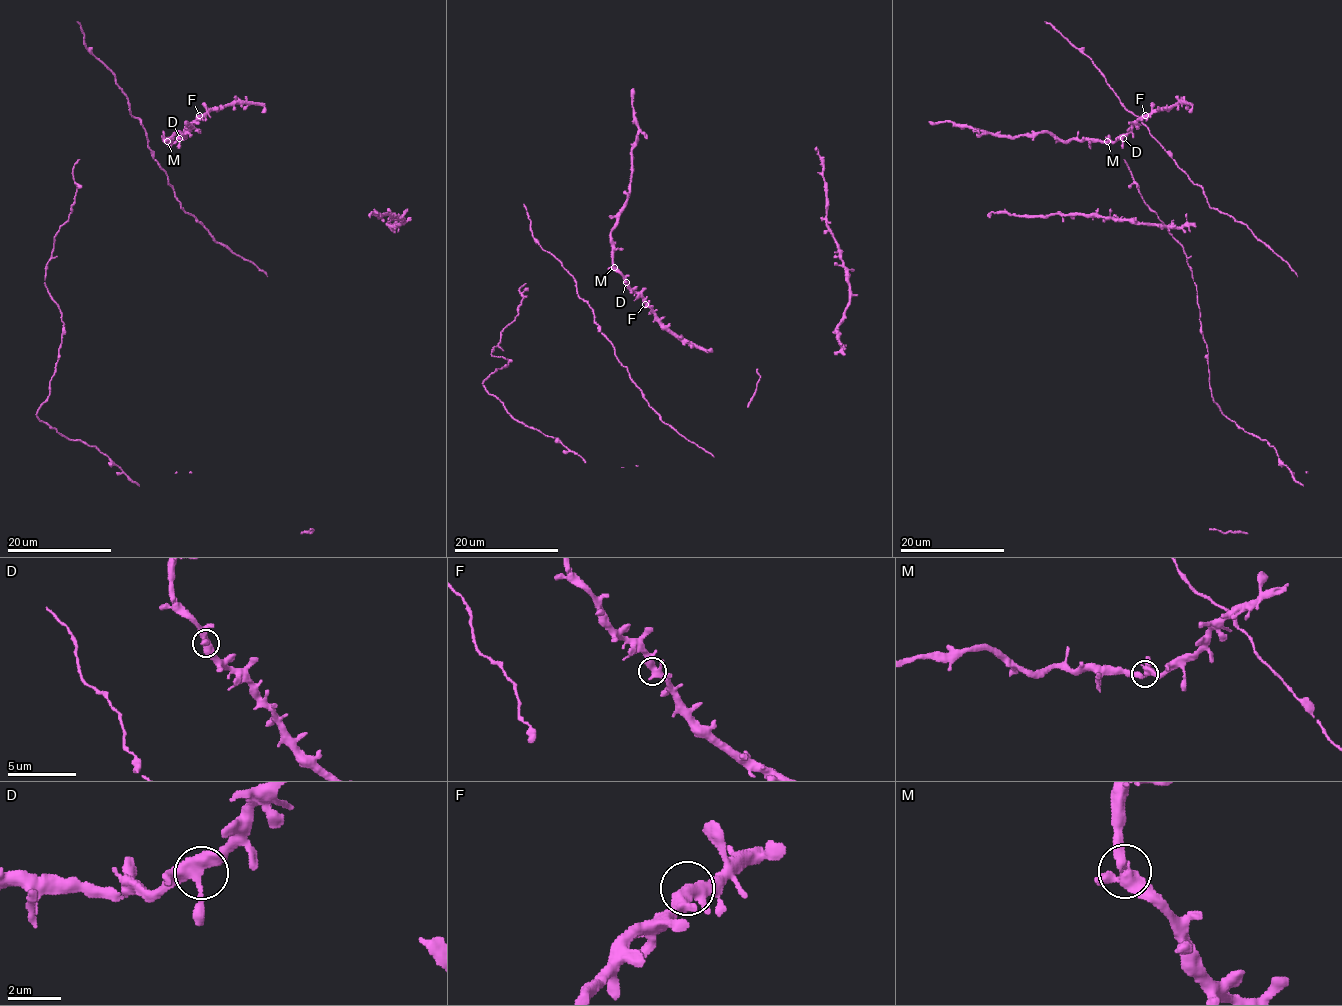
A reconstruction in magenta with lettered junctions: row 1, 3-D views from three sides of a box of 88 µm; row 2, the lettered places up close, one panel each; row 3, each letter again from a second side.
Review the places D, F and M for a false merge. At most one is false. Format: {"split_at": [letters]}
{"split_at": []}

